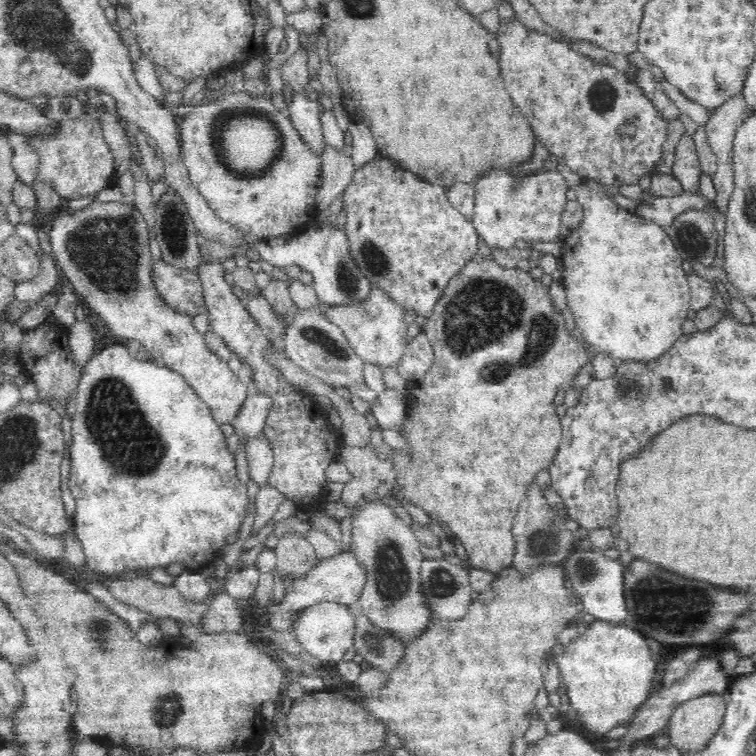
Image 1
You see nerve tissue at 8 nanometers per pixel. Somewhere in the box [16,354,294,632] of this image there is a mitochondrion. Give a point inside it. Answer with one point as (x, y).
(129, 446)

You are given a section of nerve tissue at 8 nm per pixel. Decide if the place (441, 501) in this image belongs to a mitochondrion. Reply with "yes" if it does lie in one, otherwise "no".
no

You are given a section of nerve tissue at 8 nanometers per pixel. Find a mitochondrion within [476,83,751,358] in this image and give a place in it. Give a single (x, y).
(690, 235)

